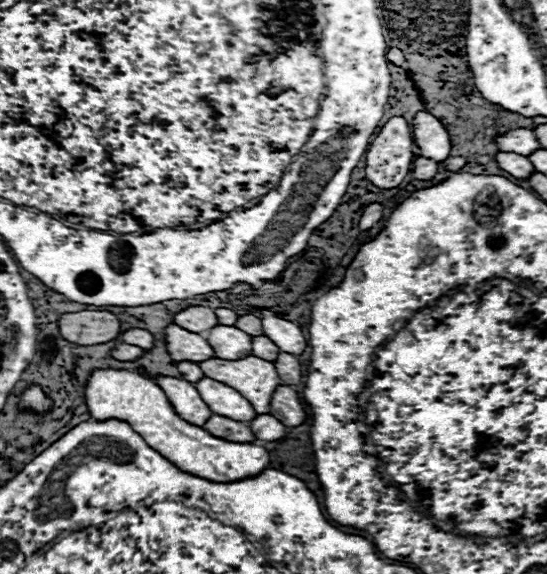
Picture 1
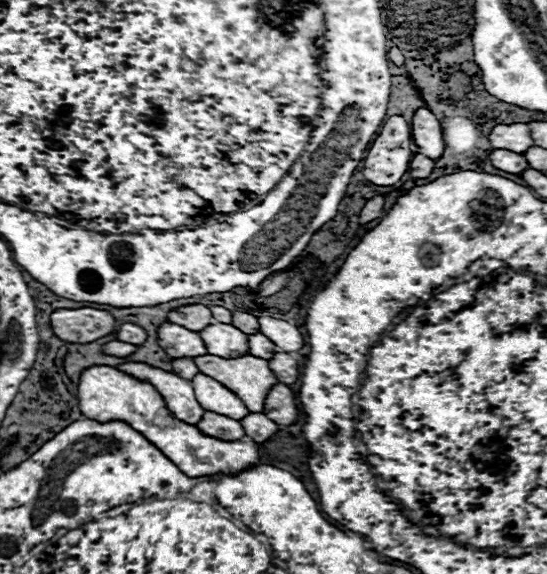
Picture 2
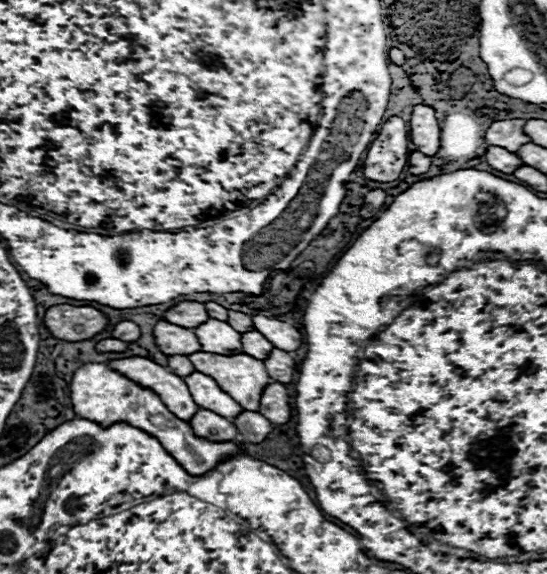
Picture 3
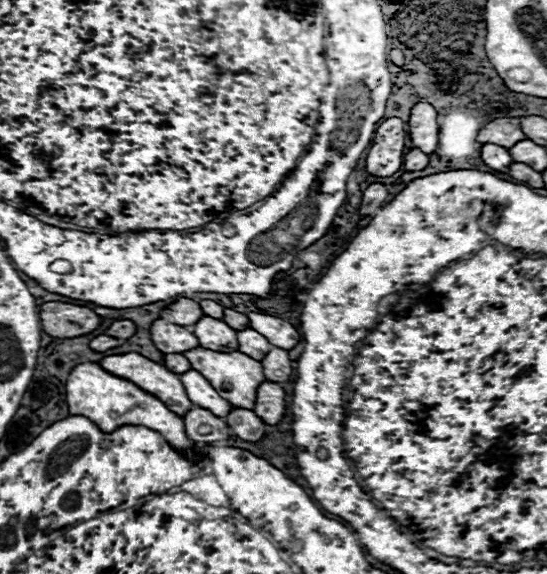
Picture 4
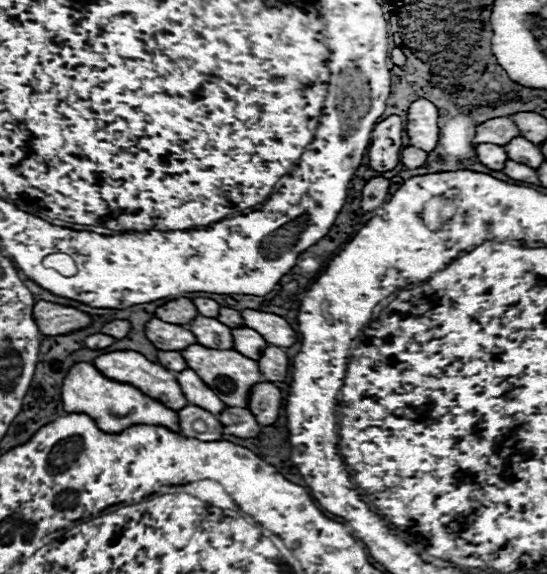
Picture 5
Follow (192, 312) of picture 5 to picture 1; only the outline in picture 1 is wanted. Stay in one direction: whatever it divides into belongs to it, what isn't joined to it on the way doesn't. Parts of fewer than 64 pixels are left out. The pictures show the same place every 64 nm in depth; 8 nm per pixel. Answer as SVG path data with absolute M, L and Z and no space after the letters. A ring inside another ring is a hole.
M194 306L194 308L186 308L178 314L174 314L174 324L182 326L184 330L190 330L194 334L204 334L218 324L218 318L216 318L214 310L210 310L206 306Z

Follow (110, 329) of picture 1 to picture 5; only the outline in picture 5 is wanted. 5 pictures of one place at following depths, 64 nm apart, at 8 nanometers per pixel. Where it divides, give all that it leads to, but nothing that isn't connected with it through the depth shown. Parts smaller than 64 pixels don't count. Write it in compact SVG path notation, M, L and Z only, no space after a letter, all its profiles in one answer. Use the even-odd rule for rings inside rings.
M38 300L34 308L34 318L38 320L38 328L46 336L62 336L92 324L90 314L74 308L74 306L60 306L54 302Z

